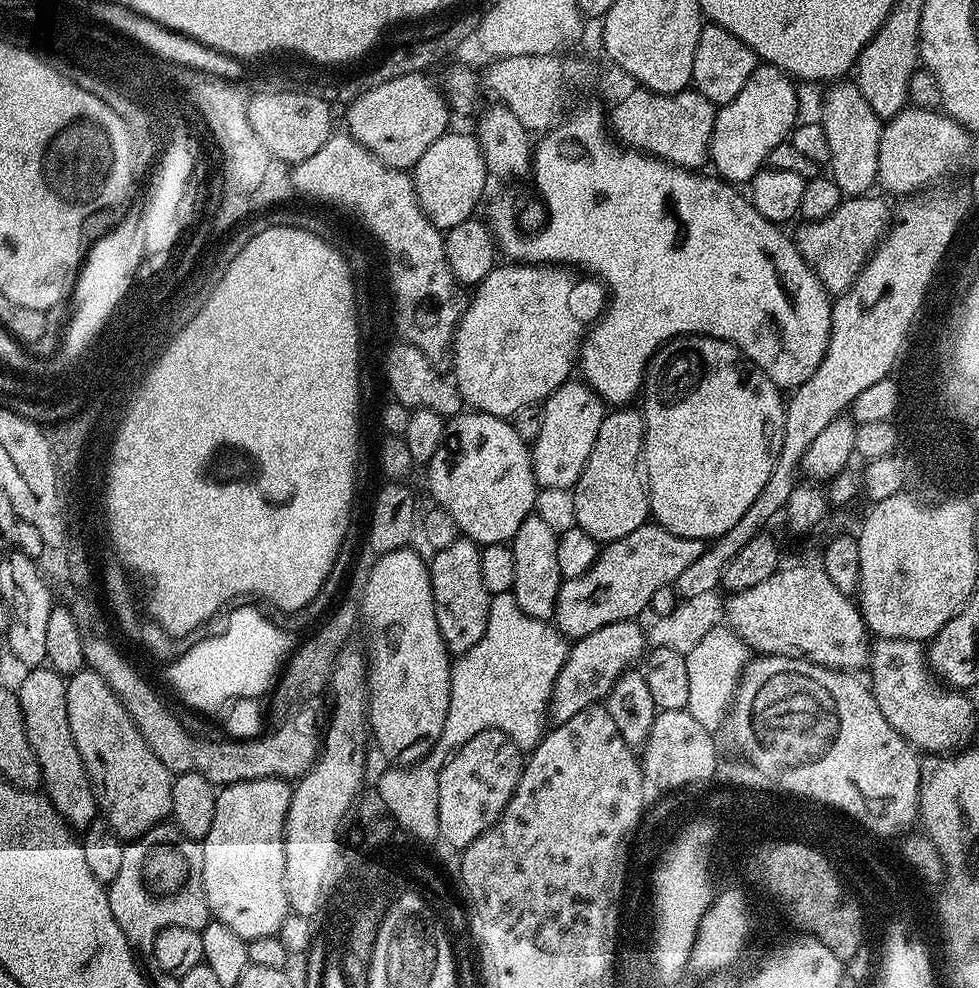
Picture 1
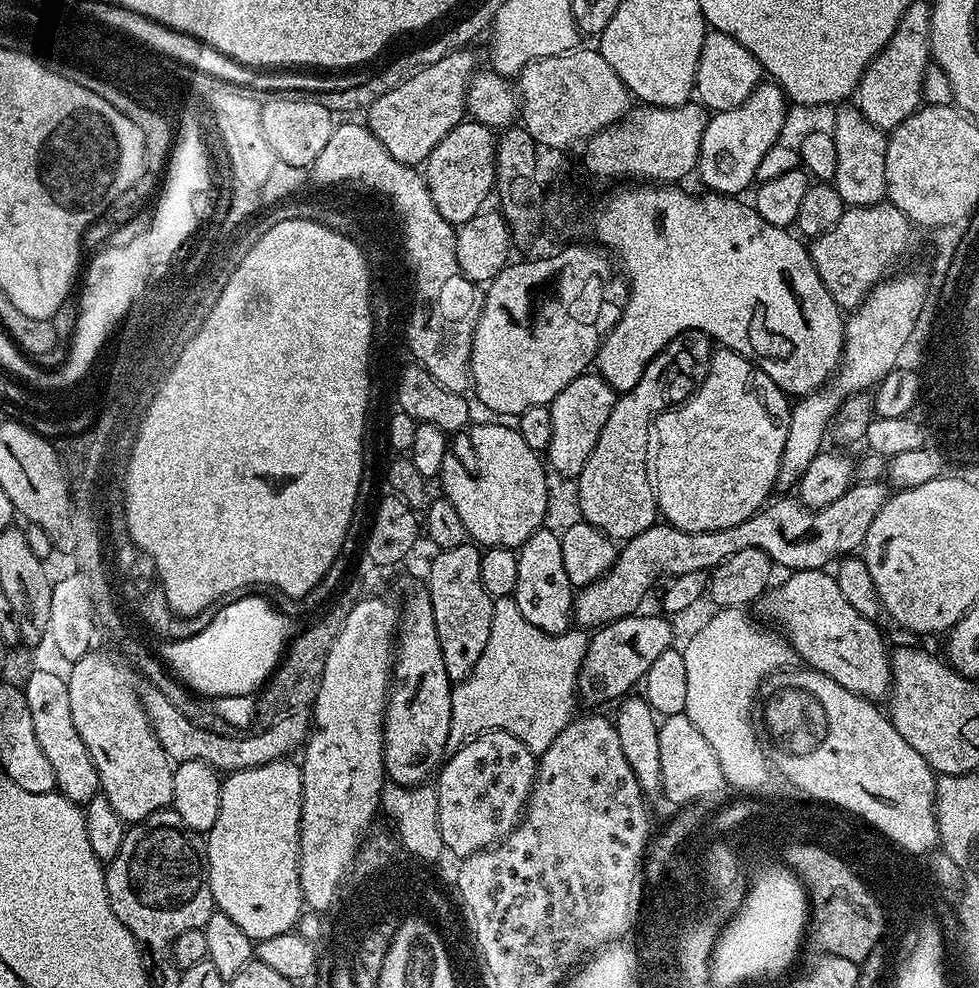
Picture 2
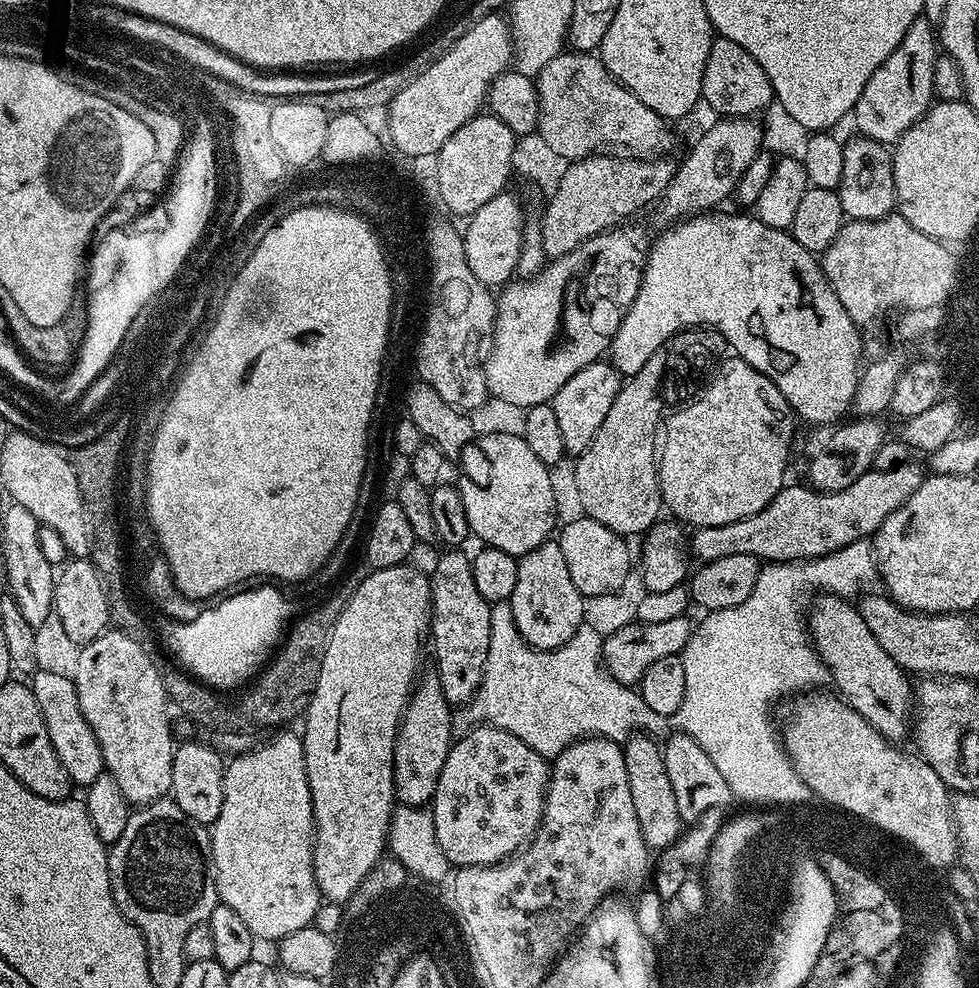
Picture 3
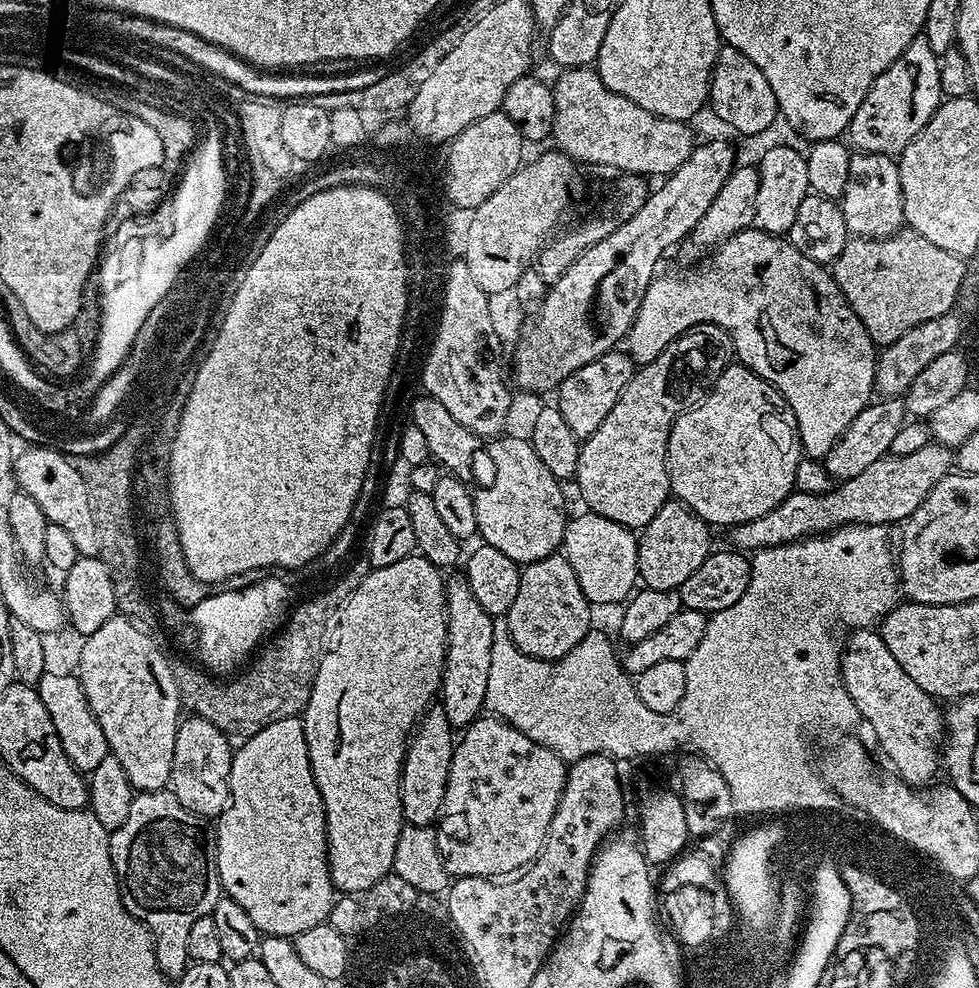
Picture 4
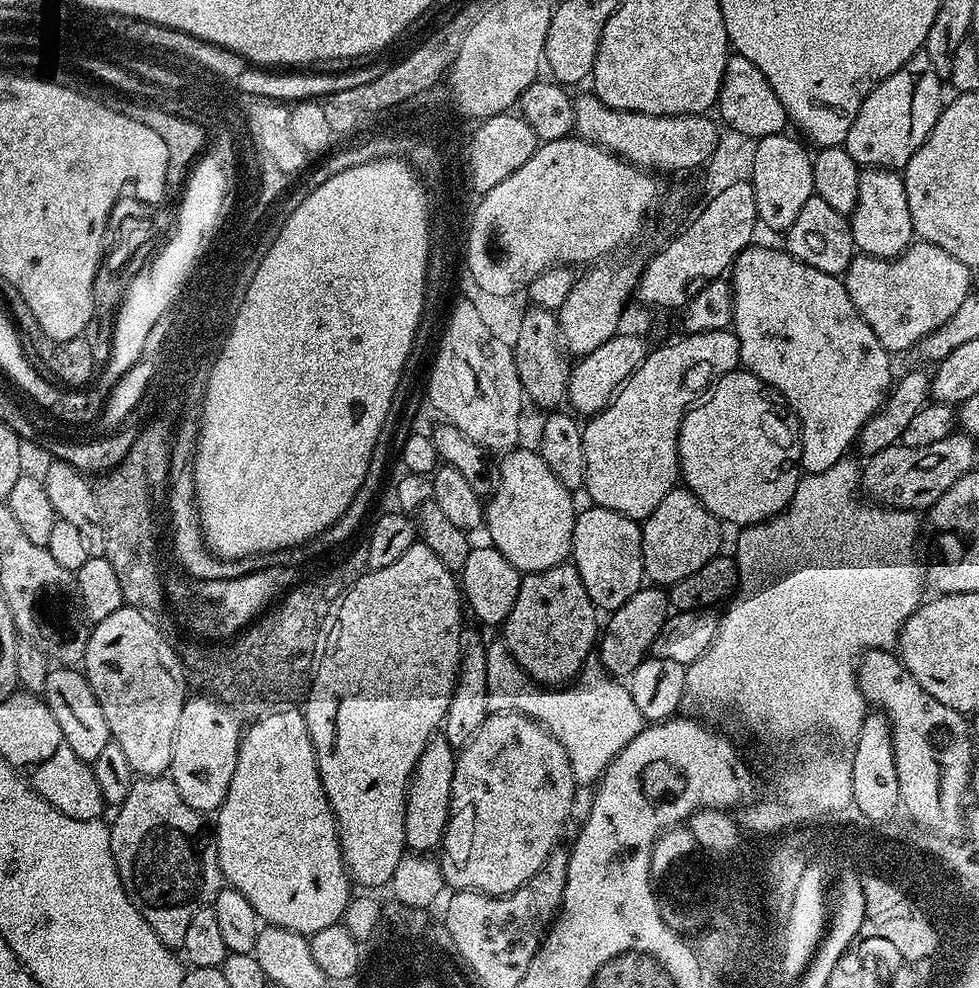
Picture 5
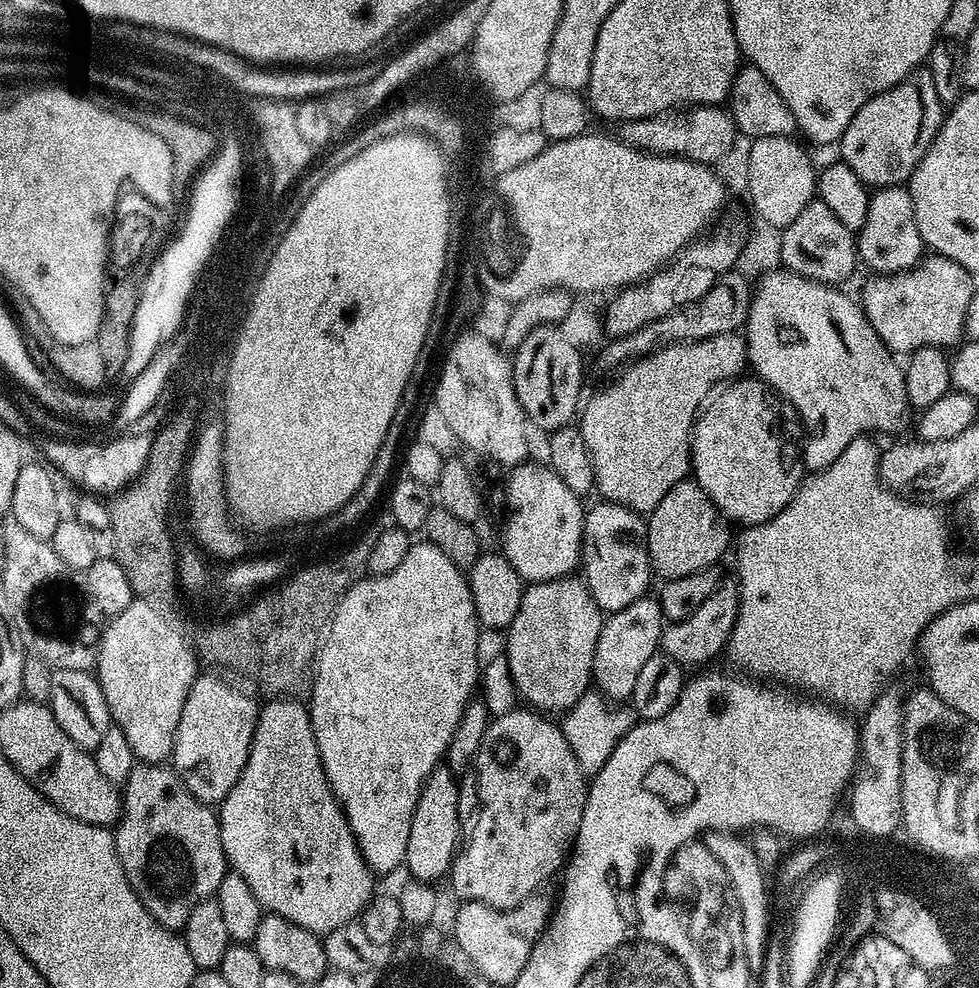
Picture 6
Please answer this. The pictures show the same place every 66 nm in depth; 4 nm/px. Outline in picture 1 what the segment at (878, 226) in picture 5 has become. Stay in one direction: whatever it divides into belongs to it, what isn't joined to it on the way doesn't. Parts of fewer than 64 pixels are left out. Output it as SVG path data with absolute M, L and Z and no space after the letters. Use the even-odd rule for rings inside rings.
M836 82L829 88L832 89L824 96L818 122L826 130L826 138L830 142L832 181L848 198L871 193L877 187L878 142L882 121L874 110L870 110L870 102L862 98L862 90L858 90L855 82Z

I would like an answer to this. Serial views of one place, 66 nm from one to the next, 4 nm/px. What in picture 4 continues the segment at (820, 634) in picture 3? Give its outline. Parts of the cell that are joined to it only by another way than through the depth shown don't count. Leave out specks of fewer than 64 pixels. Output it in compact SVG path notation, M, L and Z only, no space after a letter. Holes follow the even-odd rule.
M857 628L849 636L852 637L849 640L847 637L840 654L840 673L846 694L850 694L859 710L861 721L872 727L881 750L896 767L895 775L917 790L931 785L936 771L939 773L942 768L946 725L941 705L898 666L894 654L886 650L879 631Z

